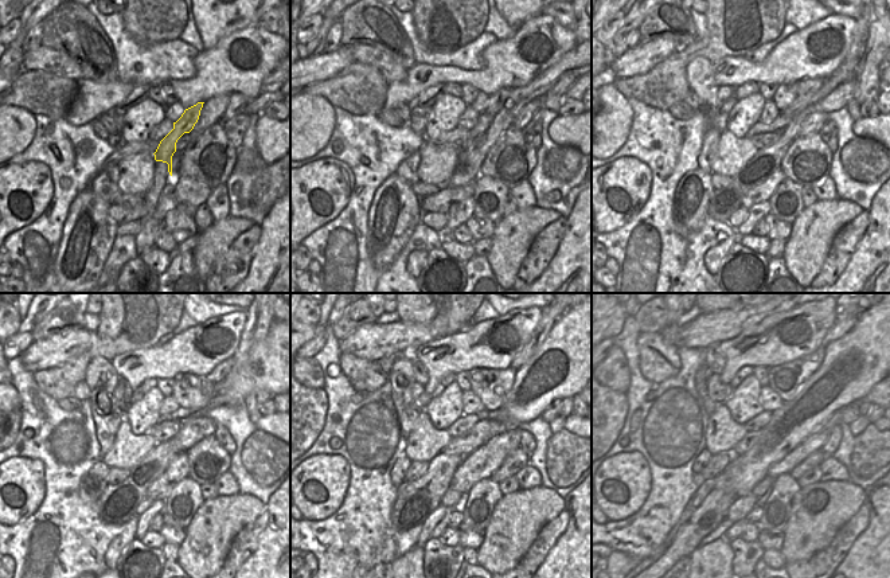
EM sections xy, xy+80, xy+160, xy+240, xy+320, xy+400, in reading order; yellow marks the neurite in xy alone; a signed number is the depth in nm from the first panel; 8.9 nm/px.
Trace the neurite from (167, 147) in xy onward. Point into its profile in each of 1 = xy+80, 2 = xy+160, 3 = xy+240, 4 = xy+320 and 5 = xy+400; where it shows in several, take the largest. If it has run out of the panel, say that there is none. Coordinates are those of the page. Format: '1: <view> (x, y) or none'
1: xy+80 (496, 101)
2: xy+160 (807, 88)
3: xy+240 (219, 373)
4: xy+320 (549, 320)
5: xy+400 (846, 320)

